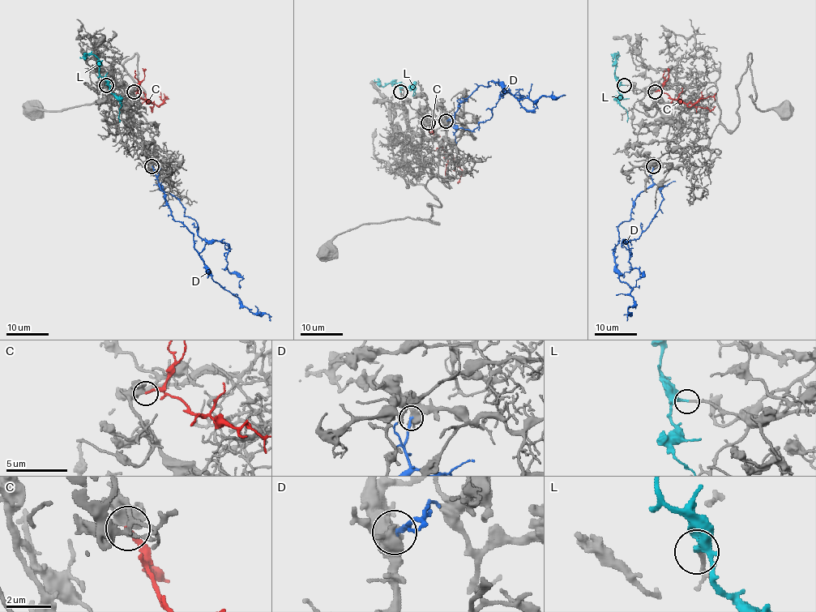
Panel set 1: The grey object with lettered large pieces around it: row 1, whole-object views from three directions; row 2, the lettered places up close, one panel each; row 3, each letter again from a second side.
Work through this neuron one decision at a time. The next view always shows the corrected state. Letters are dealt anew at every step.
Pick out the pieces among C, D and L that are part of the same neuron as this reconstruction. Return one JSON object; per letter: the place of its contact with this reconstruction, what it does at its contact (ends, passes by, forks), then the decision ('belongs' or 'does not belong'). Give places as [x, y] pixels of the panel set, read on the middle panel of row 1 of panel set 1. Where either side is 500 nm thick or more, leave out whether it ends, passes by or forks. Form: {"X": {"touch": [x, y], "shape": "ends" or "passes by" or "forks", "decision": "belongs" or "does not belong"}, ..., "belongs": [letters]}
{"C": {"touch": [428, 122], "shape": "ends", "decision": "does not belong"}, "D": {"touch": [446, 121], "decision": "does not belong"}, "L": {"touch": [400, 92], "shape": "ends", "decision": "belongs"}, "belongs": ["L"]}

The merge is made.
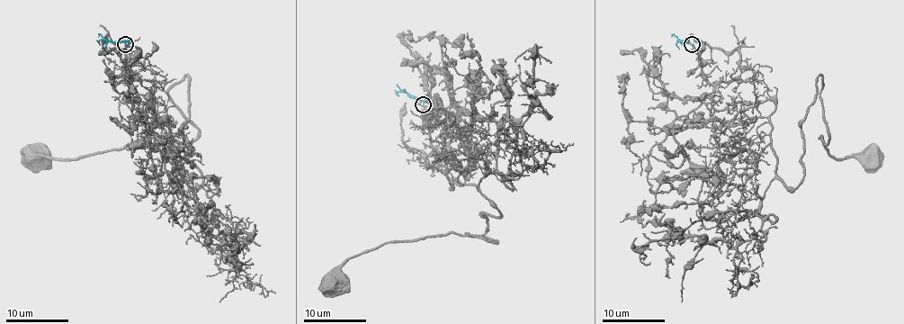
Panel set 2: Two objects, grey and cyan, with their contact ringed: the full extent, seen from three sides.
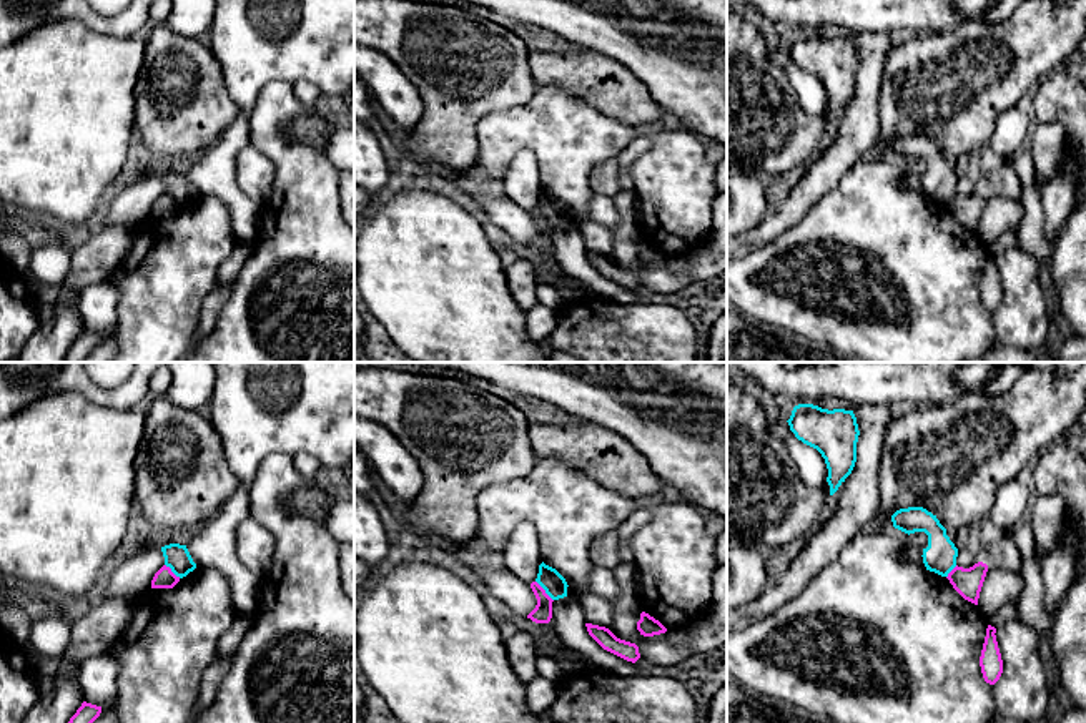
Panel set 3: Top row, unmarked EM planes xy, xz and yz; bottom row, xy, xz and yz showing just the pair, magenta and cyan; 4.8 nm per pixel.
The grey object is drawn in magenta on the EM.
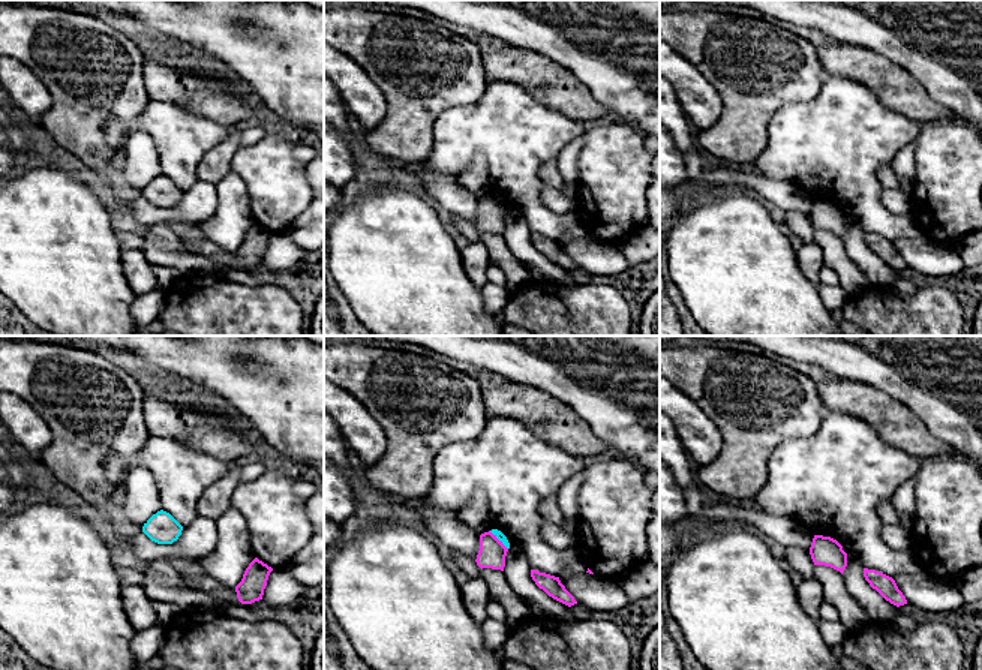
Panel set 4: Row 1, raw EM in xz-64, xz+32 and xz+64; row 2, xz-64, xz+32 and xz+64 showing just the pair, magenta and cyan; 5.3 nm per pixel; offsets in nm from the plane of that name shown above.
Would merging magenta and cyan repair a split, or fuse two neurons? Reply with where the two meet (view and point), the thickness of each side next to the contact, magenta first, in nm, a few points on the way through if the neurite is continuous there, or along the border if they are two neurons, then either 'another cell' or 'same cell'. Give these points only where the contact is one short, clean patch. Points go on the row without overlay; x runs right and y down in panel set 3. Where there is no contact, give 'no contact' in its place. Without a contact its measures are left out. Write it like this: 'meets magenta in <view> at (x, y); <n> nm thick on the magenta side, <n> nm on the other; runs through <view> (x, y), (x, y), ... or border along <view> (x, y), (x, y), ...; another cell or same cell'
meets magenta in xz at (544, 218); 90 nm thick on the magenta side, 110 nm on the other; border along xz (536, 208), (552, 228); another cell

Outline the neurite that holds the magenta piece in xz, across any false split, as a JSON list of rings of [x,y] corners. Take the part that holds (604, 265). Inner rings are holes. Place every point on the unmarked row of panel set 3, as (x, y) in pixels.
[[[585,251],[589,263],[607,279],[635,291],[640,286],[635,271],[617,266],[609,256]]]

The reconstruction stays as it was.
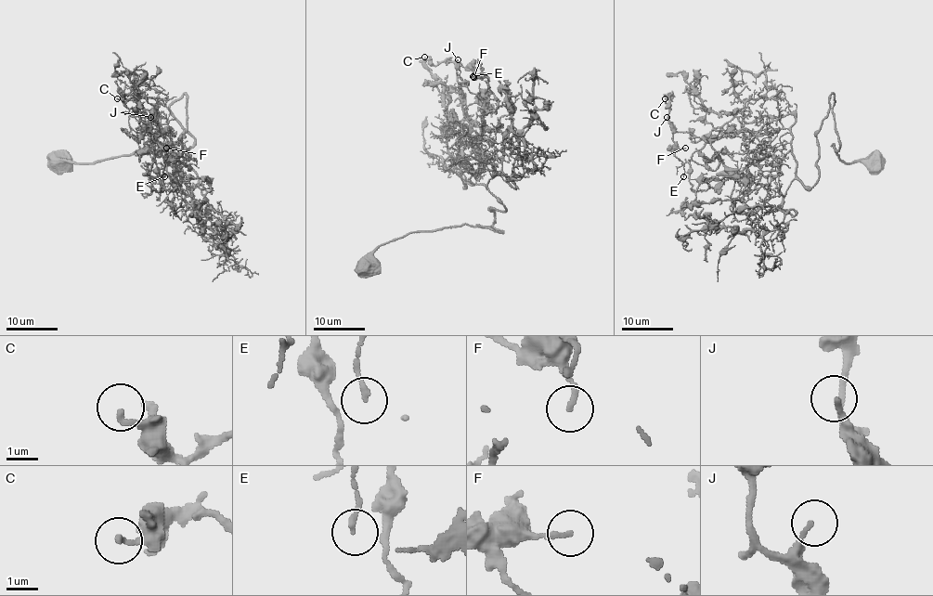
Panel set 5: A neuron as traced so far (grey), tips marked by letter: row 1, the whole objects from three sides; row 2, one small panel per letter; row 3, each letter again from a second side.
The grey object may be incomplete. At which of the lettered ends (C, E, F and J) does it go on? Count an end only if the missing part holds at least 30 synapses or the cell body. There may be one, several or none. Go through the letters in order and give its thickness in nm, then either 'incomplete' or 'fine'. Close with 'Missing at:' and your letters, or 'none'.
C: calibre 170 nm; fine
E: calibre 150 nm; fine
F: calibre 170 nm; fine
J: calibre 140 nm; fine
Missing at: none

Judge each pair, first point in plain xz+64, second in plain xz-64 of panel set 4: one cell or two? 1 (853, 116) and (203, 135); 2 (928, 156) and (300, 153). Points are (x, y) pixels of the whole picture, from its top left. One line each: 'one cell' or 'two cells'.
1: one cell
2: two cells

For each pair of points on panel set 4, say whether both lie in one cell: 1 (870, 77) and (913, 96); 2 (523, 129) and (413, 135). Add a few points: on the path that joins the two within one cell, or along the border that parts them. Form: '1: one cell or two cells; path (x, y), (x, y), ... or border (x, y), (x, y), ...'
1: one cell; path (880, 77), (903, 93)
2: two cells; border (455, 105), (435, 119), (434, 147), (420, 167)

